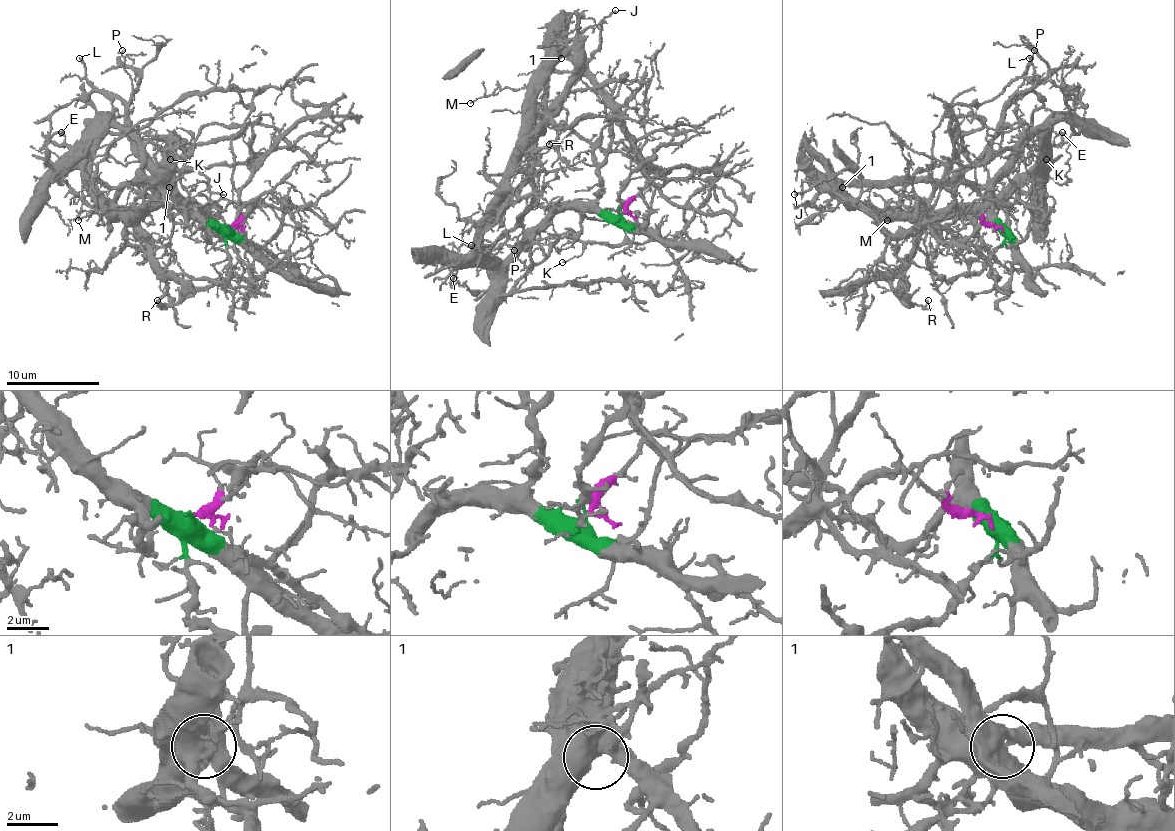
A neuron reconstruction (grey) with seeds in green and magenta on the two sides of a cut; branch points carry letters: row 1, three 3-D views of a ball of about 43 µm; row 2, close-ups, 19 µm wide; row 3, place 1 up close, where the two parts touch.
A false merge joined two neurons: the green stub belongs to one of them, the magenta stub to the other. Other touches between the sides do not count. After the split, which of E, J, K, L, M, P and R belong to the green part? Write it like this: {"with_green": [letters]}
{"with_green": ["E", "K", "M", "R"]}

